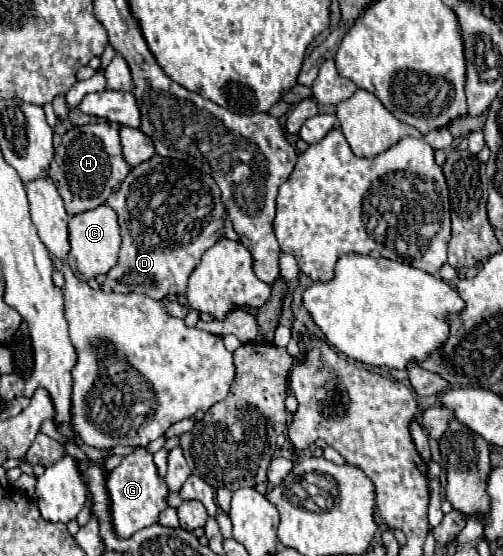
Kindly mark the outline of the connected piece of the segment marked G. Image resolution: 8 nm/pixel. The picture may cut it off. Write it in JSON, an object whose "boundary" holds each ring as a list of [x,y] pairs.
{"boundary":[[[138,447],[136,453],[124,457],[122,463],[108,473],[106,491],[110,497],[112,529],[118,539],[130,539],[136,531],[154,525],[158,521],[158,515],[168,507],[166,503],[168,487],[164,479],[158,475],[152,455],[144,447]]]}

